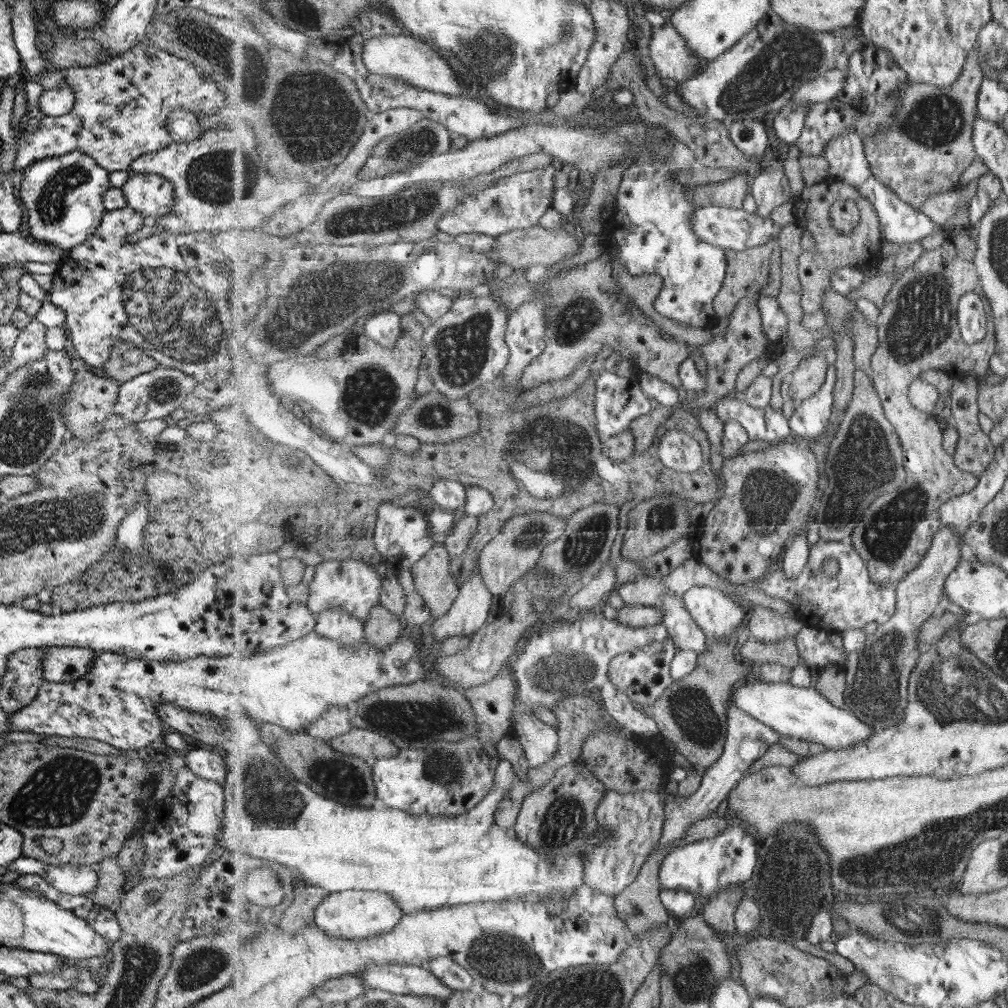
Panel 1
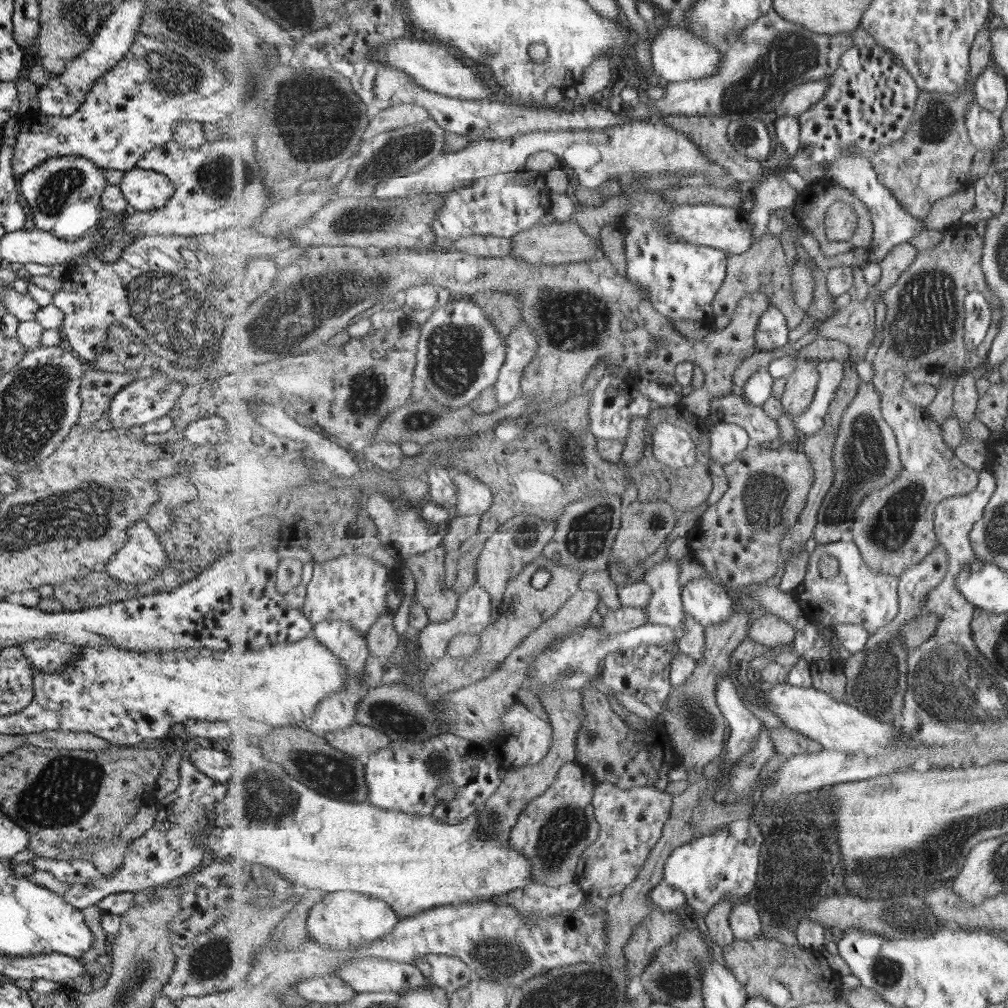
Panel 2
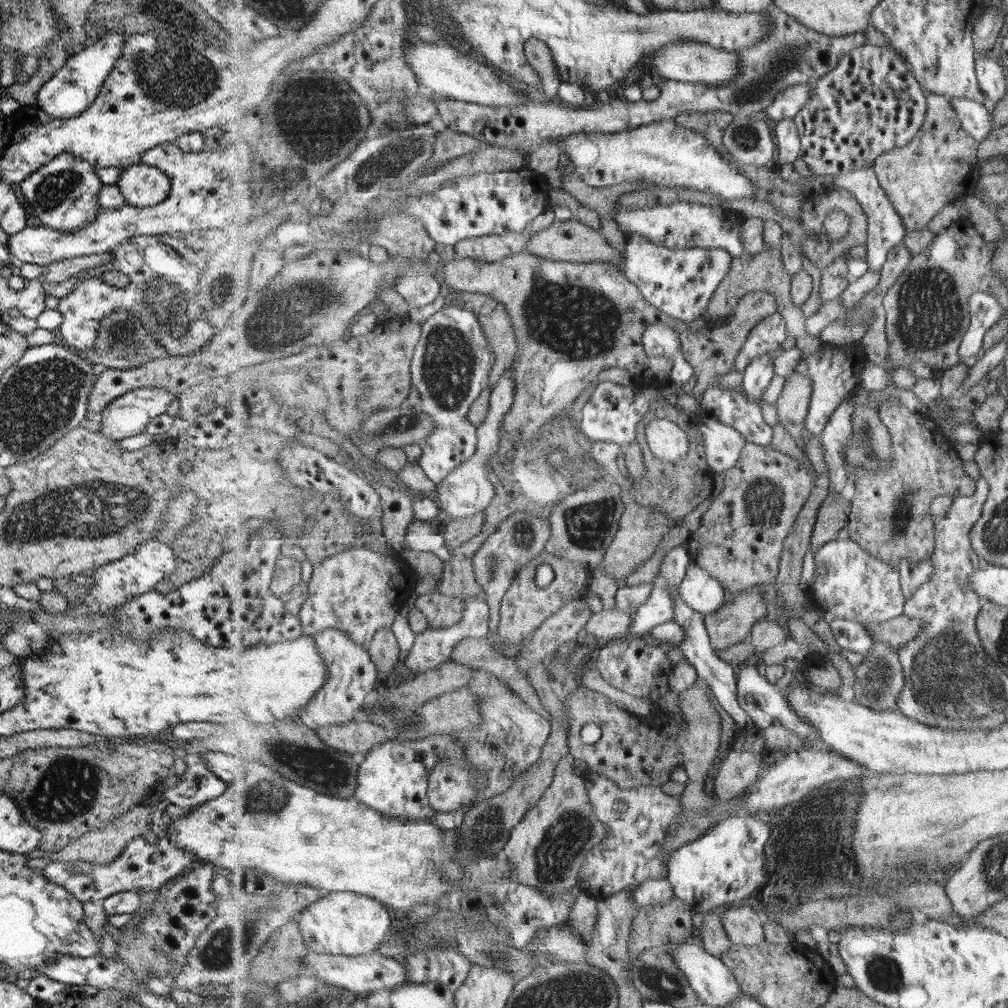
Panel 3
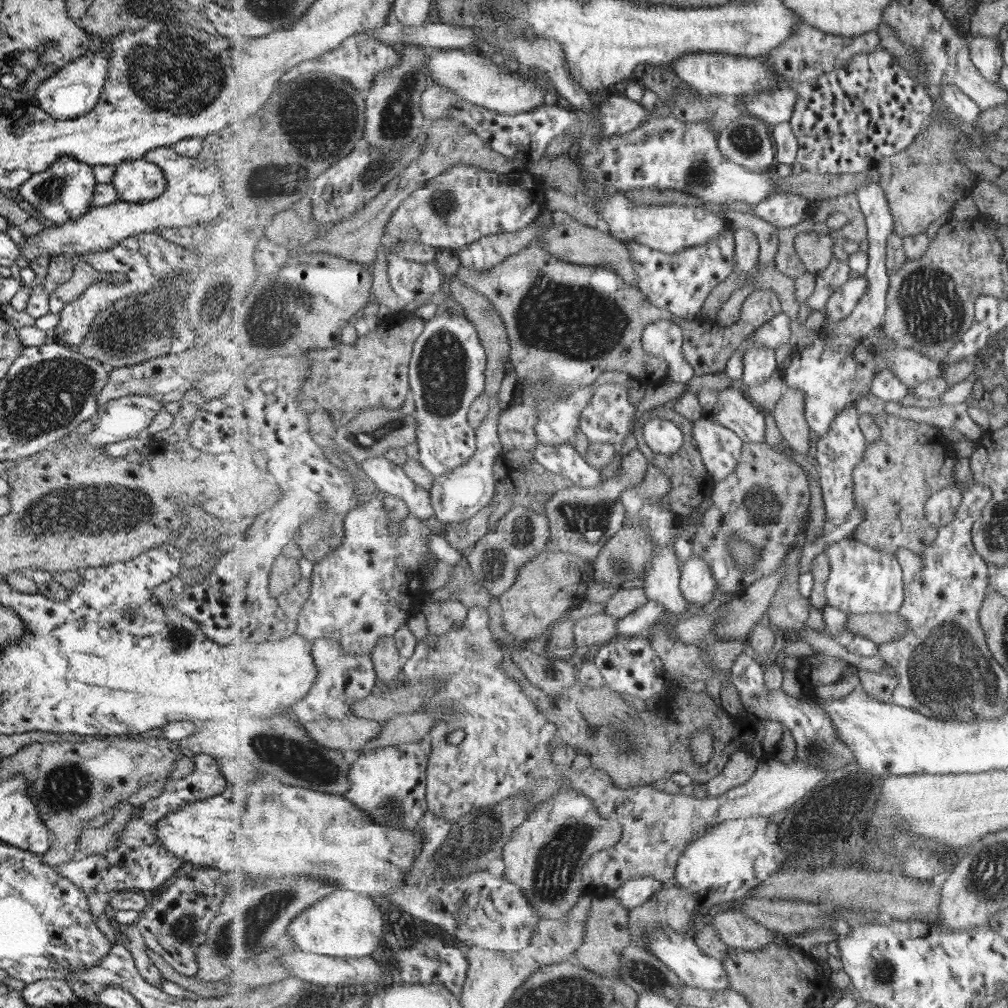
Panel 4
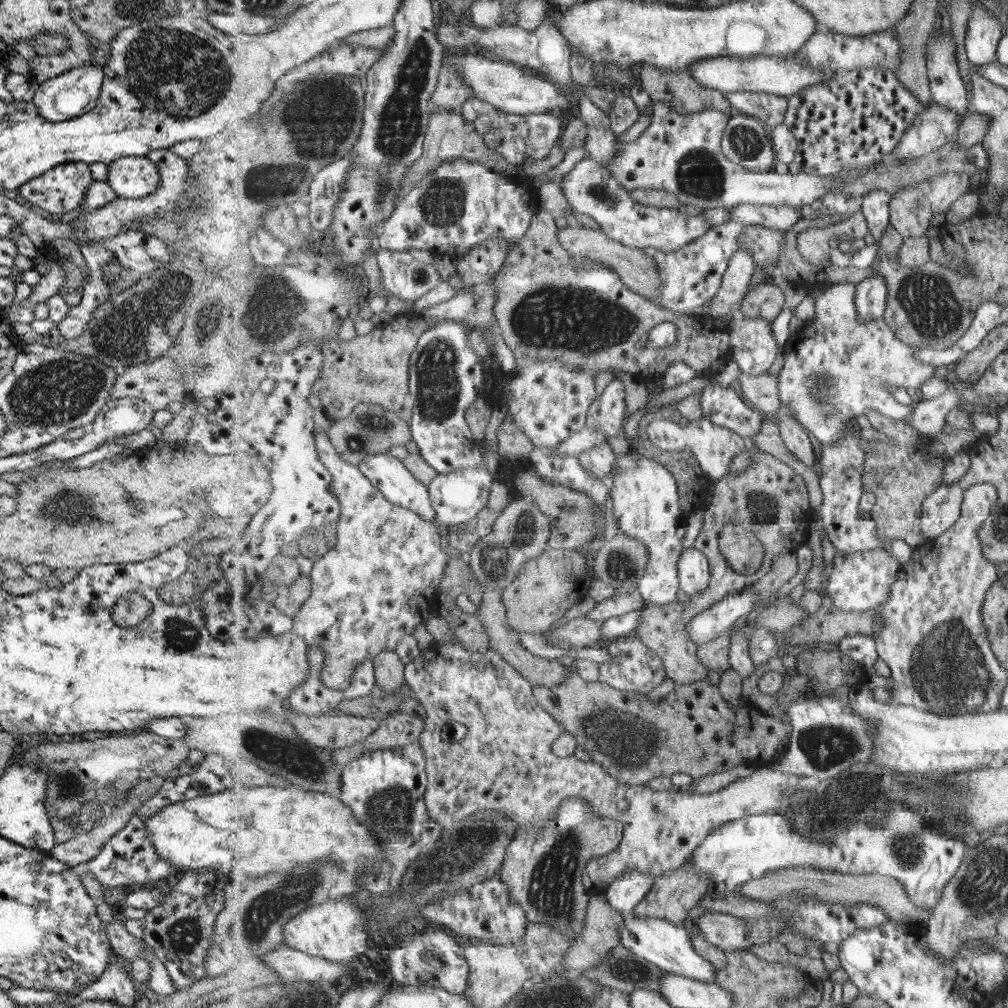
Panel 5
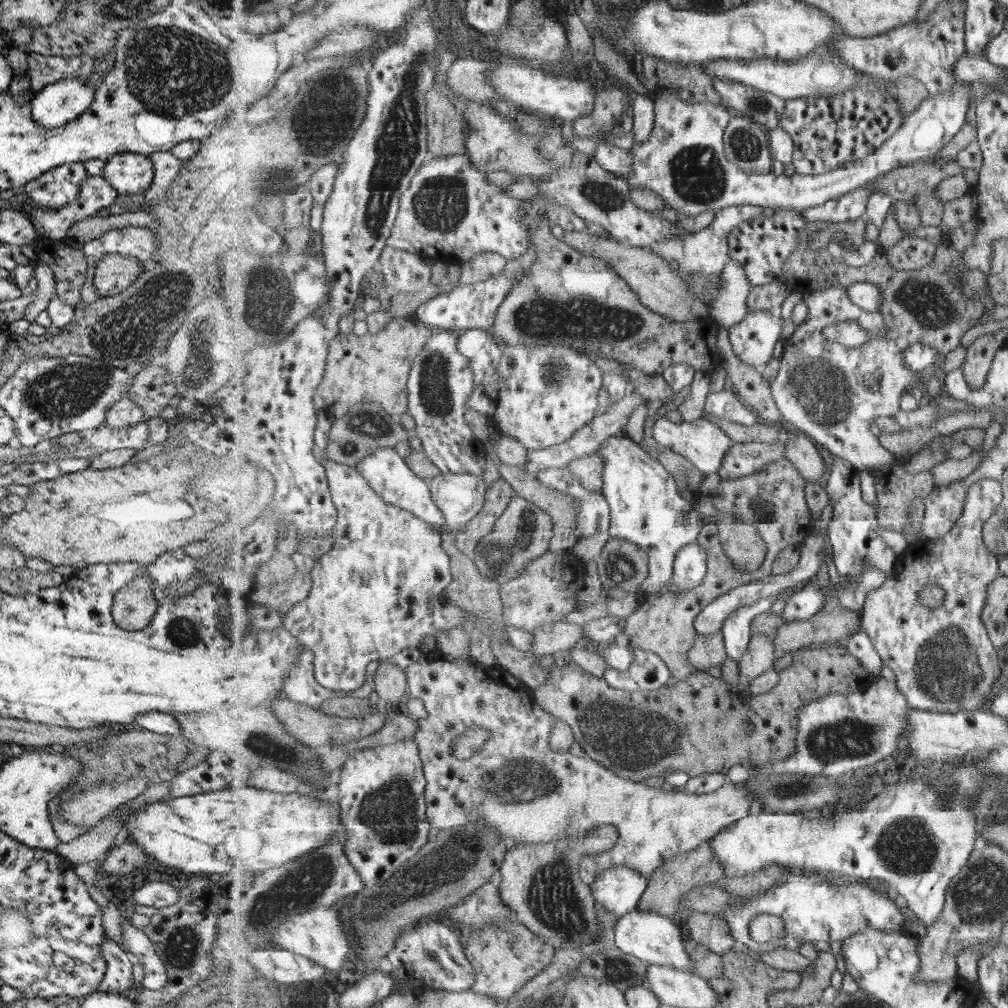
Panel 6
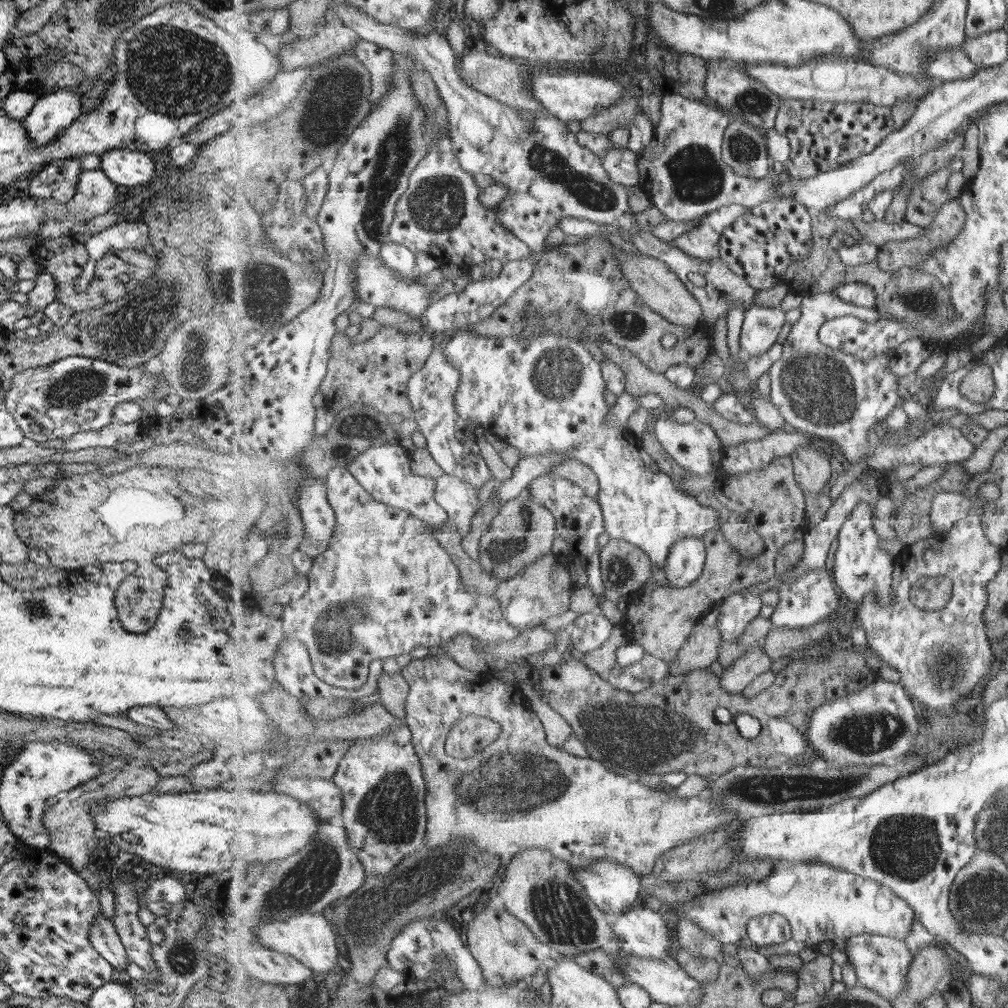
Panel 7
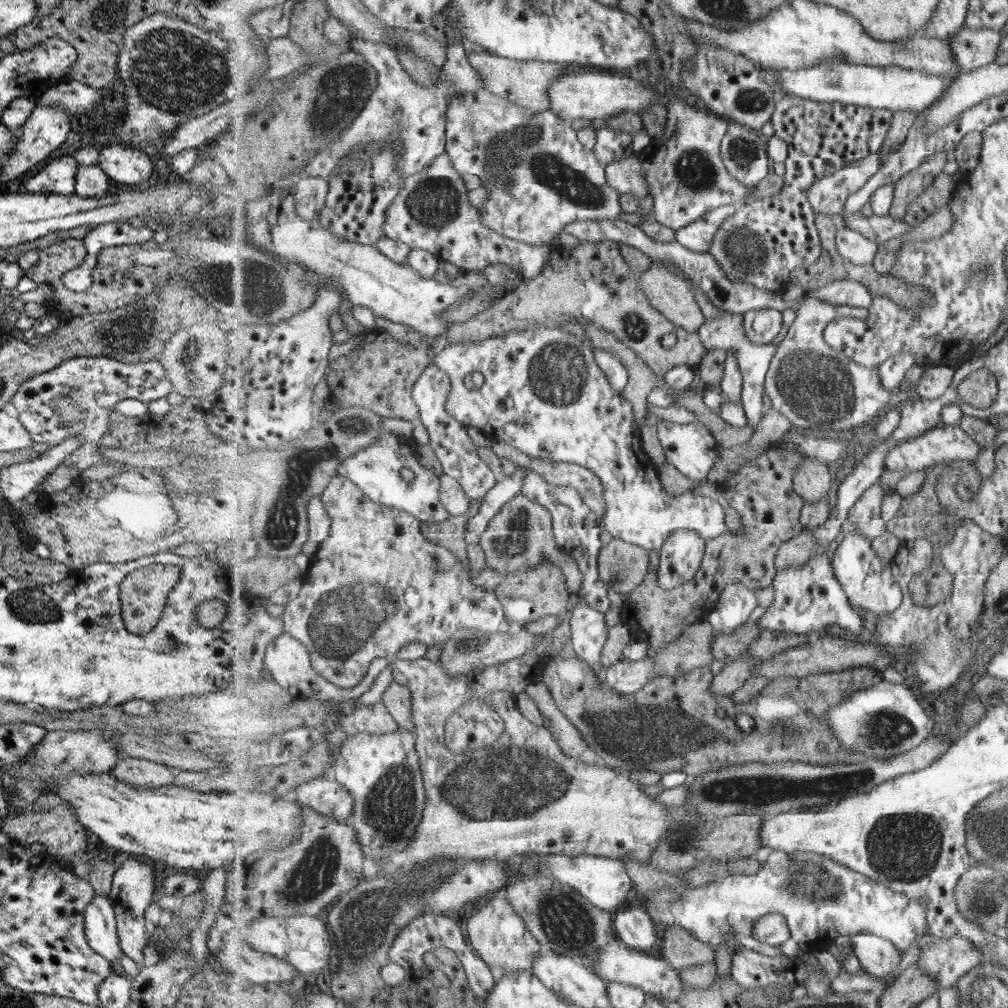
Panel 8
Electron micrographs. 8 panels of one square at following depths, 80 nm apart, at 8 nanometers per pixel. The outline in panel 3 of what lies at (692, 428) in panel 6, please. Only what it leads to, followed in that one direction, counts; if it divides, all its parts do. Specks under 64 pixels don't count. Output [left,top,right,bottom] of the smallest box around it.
[645,414,748,476]

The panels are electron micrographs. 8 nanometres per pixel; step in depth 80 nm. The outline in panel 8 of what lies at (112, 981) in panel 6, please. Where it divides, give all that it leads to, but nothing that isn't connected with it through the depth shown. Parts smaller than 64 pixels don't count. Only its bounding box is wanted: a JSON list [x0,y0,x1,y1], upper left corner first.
[83,894,120,967]

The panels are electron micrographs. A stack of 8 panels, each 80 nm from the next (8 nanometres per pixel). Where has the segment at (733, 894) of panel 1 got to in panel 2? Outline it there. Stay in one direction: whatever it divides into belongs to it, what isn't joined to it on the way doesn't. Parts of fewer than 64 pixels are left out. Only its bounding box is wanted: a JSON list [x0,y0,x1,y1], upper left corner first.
[704,899,737,949]

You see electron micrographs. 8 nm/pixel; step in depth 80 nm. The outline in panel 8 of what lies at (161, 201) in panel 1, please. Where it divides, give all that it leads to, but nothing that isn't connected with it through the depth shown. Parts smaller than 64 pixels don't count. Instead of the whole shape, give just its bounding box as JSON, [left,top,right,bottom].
[96,144,151,186]

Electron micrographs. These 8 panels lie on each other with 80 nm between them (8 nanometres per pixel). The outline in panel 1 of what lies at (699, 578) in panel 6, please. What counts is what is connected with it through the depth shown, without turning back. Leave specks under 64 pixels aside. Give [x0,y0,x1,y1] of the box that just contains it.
[683,586,745,638]

